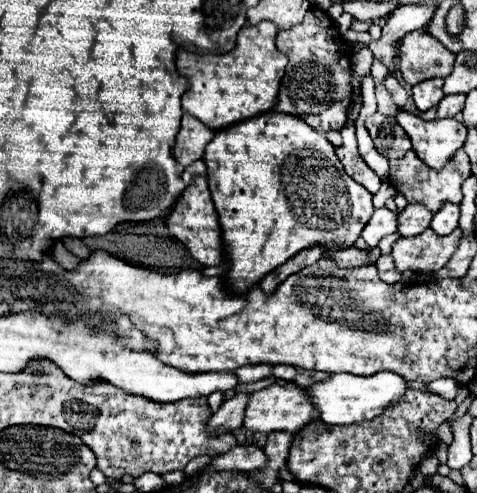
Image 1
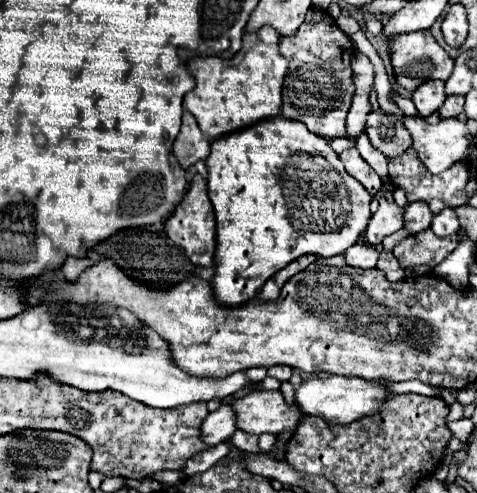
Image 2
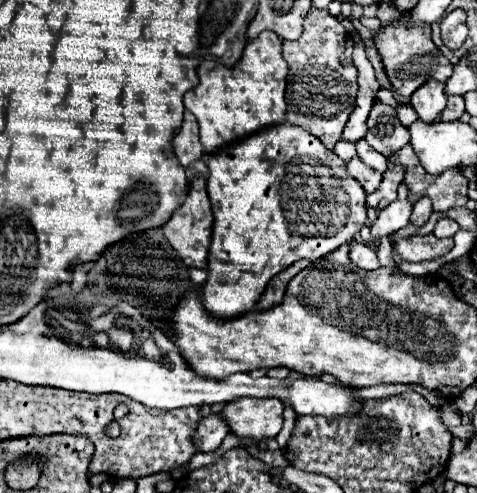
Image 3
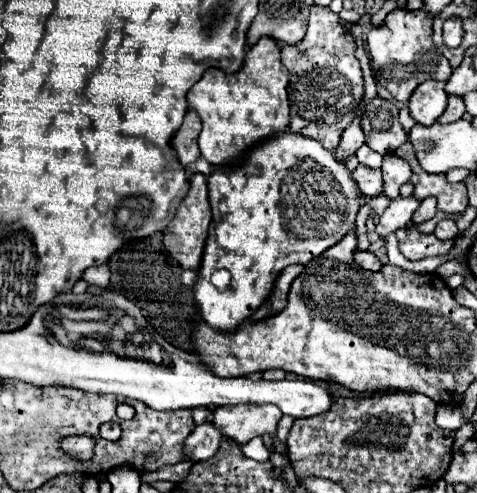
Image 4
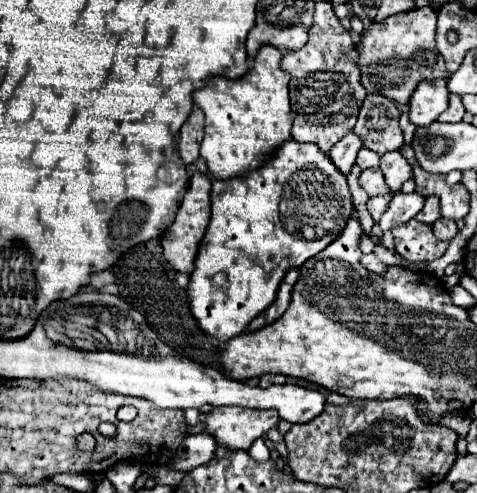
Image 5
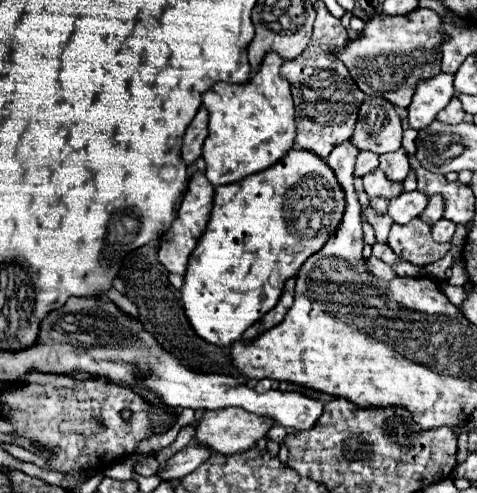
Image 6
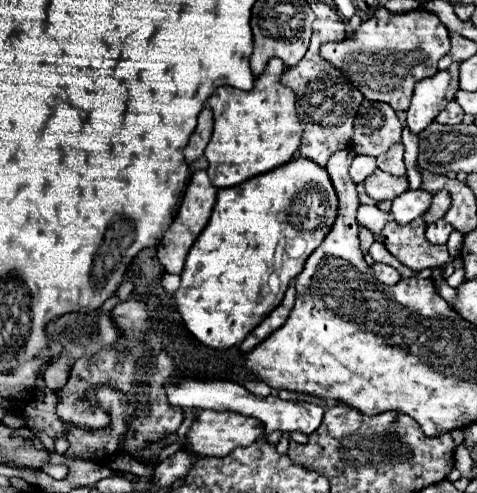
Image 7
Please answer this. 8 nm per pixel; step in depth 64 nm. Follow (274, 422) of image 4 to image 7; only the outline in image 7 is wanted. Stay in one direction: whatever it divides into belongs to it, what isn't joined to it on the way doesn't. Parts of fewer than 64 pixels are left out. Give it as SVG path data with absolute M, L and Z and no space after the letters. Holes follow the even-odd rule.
M200 412L188 430L188 448L200 456L228 456L234 448L256 442L260 434L264 434L264 426L256 418L234 412Z

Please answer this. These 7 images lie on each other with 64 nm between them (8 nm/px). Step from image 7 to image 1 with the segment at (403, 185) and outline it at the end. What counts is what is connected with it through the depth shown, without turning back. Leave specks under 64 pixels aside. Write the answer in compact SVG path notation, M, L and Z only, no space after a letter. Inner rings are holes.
M346 120L344 128L340 130L344 142L342 146L336 148L336 156L342 162L346 174L356 180L358 184L362 184L370 194L376 194L380 188L380 178L368 168L368 164L364 164L364 160L360 160L360 154L356 150L356 136L354 136L354 124L350 120Z

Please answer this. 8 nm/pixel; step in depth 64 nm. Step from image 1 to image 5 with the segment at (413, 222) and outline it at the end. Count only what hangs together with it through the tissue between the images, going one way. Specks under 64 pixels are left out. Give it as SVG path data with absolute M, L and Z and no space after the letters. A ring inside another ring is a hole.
M428 196L426 202L424 202L424 208L422 212L416 214L416 220L418 222L424 222L424 224L432 224L440 218L440 206L438 206L438 200L436 196Z

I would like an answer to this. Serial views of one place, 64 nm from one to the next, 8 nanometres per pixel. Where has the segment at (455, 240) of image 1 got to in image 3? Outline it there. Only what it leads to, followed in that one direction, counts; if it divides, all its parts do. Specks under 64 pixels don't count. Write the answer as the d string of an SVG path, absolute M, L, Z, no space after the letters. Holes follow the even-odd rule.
M434 234L426 236L410 236L406 240L398 240L394 244L396 254L404 262L426 262L426 260L436 260L446 256L454 246L452 238L436 238Z

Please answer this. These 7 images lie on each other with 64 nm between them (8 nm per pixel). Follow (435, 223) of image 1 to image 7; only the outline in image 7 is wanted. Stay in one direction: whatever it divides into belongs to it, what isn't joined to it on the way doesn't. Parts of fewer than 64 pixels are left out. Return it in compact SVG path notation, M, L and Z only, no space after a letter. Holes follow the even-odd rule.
M438 220L438 222L434 222L434 224L428 224L428 228L426 228L426 238L428 238L432 244L446 244L452 230L454 230L454 228L452 228L446 220Z

